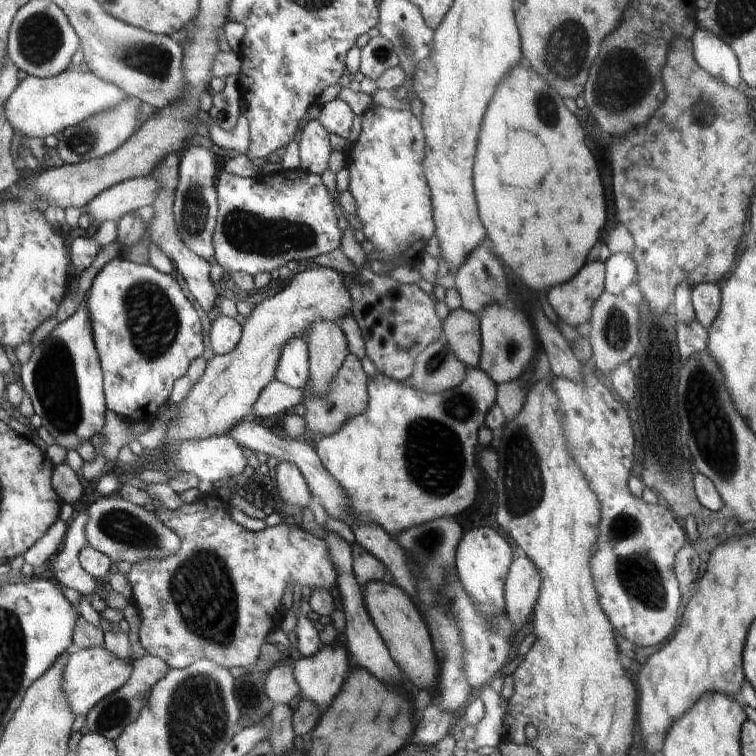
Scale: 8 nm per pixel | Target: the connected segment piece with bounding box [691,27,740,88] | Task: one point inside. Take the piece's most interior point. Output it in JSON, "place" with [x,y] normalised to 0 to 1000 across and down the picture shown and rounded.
{"place":[947,74]}

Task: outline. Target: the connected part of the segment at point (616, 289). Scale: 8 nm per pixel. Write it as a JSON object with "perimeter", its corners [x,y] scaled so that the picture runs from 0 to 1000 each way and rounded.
{"perimeter":[[[810,336],[800,344],[800,384],[810,389],[823,389],[828,378],[841,370],[841,349],[835,337]]]}

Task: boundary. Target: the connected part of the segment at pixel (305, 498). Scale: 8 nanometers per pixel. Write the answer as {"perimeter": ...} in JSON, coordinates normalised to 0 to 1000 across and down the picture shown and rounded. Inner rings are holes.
{"perimeter":[[[369,610],[361,622],[365,634],[365,648],[374,664],[405,671],[409,667],[410,646],[405,640],[403,628],[386,611]]]}

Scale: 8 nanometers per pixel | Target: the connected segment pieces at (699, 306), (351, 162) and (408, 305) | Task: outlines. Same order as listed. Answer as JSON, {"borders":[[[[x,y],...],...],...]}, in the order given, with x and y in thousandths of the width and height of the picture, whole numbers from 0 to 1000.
{"borders":[[[[927,374],[914,384],[914,398],[921,422],[937,438],[954,403],[954,377],[948,374]]],[[[491,138],[478,152],[479,172],[464,198],[459,201],[458,221],[463,229],[462,253],[471,267],[471,283],[479,294],[479,307],[484,317],[495,323],[511,341],[526,341],[529,347],[561,339],[561,323],[574,310],[571,294],[571,253],[567,250],[558,206],[561,206],[561,180],[553,156],[541,146],[522,146]]],[[[481,353],[460,368],[459,381],[467,394],[467,421],[481,447],[483,470],[503,495],[524,504],[540,504],[553,468],[570,452],[586,447],[586,426],[577,418],[569,392],[550,374],[532,374]]]]}

